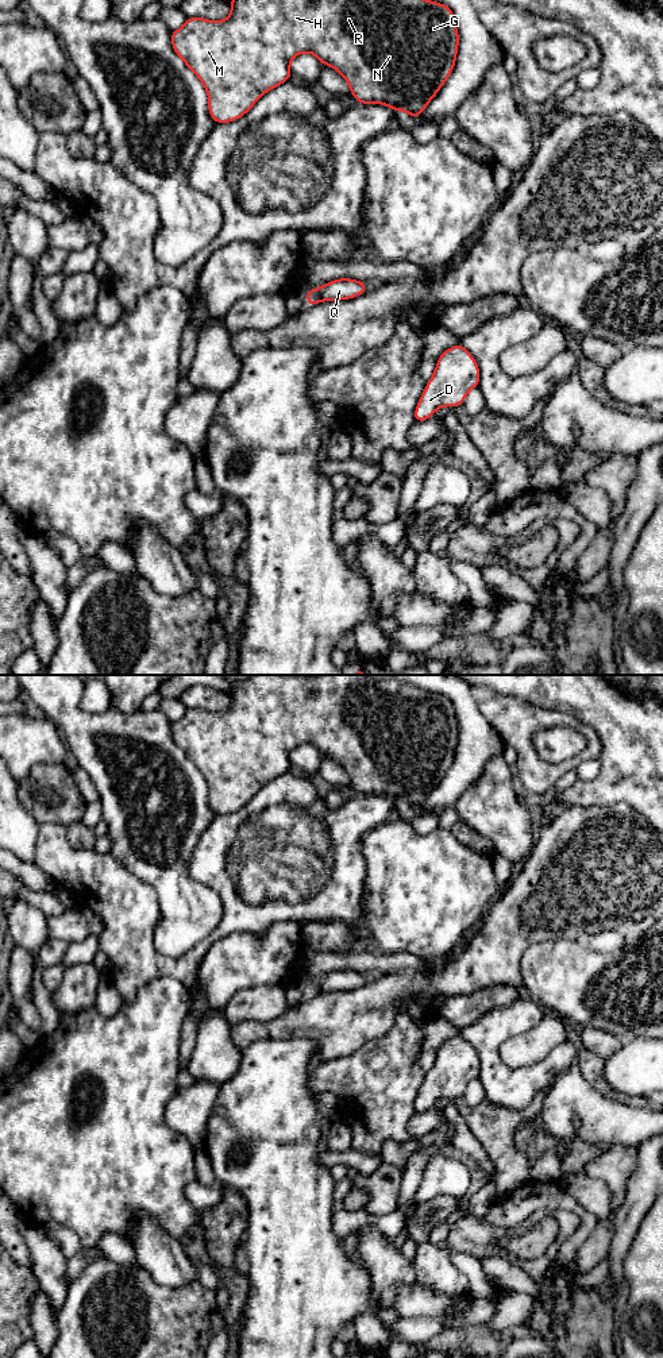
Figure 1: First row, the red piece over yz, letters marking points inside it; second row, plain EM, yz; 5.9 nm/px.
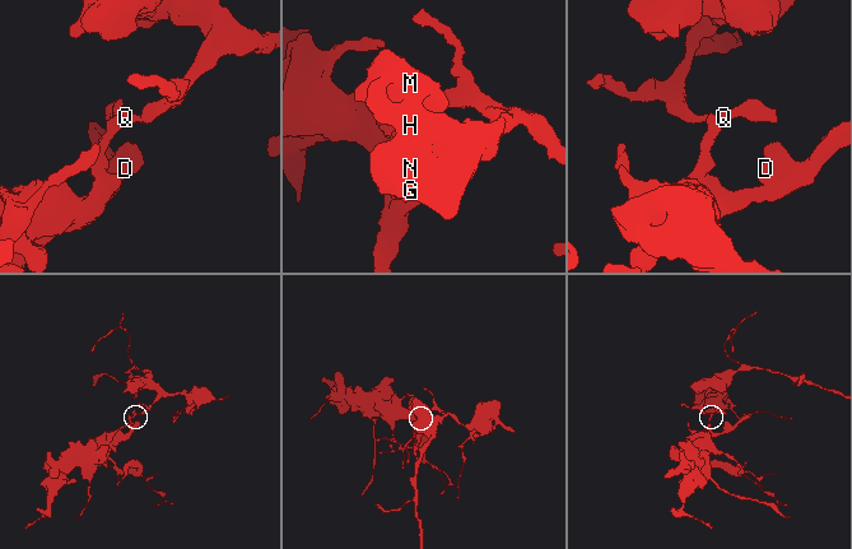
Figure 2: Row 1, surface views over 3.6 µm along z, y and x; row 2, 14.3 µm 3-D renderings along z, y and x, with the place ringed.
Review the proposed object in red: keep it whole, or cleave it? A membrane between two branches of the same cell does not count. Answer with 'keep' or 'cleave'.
cleave

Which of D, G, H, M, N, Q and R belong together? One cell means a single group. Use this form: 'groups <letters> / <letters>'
groups D / G H M N Q R

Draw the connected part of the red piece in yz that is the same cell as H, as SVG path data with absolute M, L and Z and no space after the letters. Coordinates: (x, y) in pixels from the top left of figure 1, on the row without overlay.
M250 675L246 680L234 683L231 706L224 711L207 711L203 709L188 709L184 717L171 722L170 730L174 744L185 753L185 756L197 767L208 784L208 802L211 810L217 814L230 814L240 810L254 795L269 782L282 776L293 769L290 764L290 753L301 744L313 745L320 756L328 756L340 764L350 778L351 787L361 795L382 795L394 803L408 803L415 811L427 799L431 791L437 786L440 779L448 771L456 755L456 744L459 738L459 724L452 701L437 692L421 690L419 687L402 683L397 679L375 680L370 675Z

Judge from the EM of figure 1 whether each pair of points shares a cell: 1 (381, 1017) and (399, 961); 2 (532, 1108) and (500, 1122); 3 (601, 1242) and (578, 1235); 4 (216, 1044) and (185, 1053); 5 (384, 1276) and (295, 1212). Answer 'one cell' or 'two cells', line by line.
1: two cells
2: one cell
3: two cells
4: two cells
5: two cells

